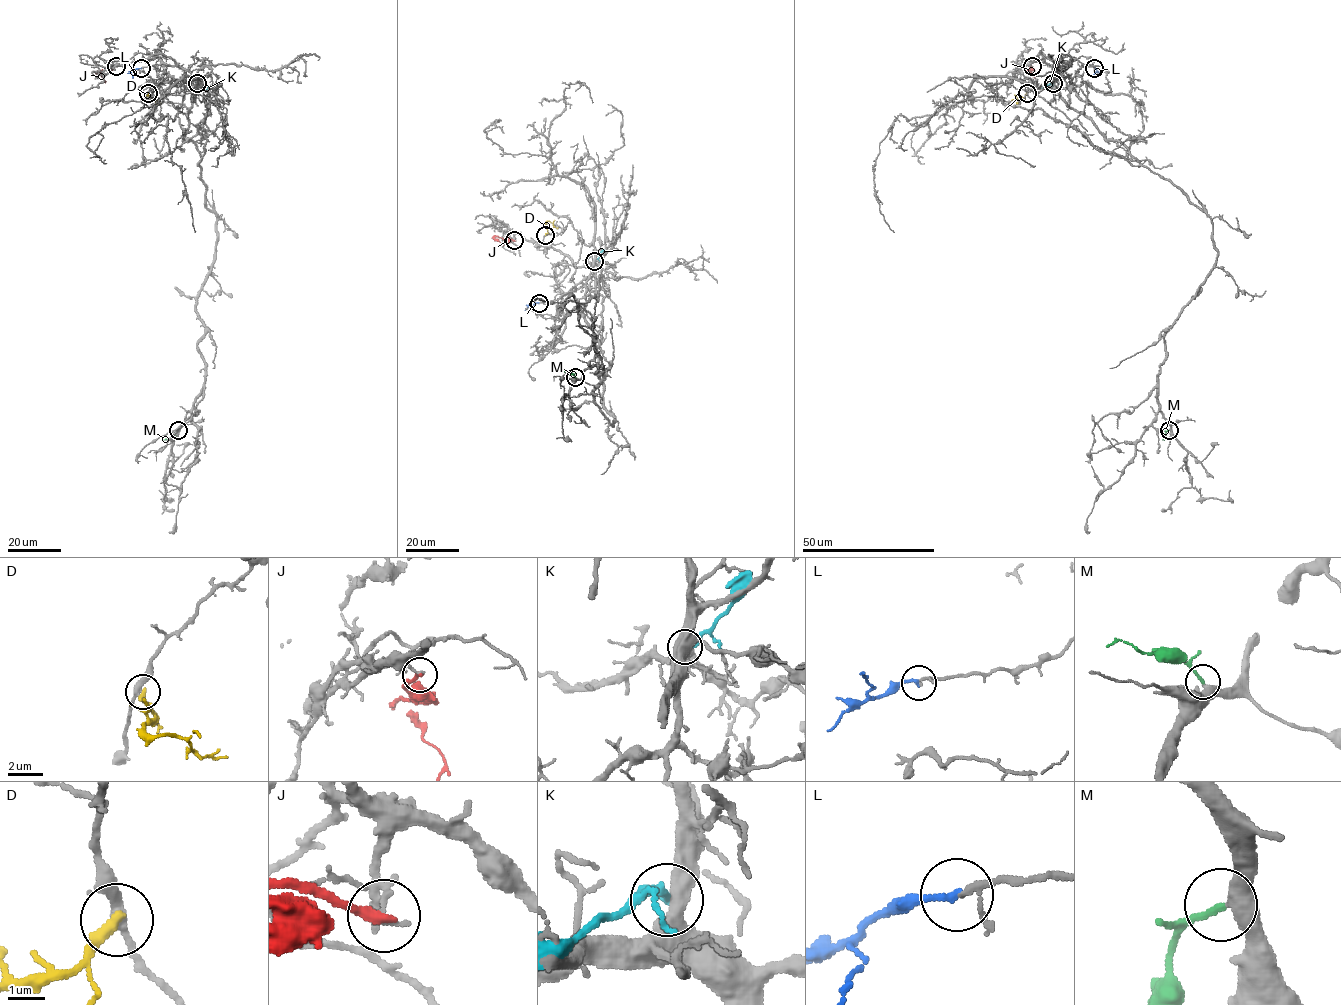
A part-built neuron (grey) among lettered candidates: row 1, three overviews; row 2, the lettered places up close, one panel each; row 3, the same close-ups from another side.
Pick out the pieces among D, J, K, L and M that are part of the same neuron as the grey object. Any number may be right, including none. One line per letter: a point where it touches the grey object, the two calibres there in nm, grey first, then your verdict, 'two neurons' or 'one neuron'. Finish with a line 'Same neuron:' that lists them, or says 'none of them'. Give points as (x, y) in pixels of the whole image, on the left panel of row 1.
D: (148, 93) | 320/320 nm | two neurons
J: (116, 66) | 130/280 nm | two neurons
K: (197, 83) | 460/200 nm | two neurons
L: (141, 68) | 120/190 nm | one neuron
M: (178, 430) | 380/180 nm | one neuron
Same neuron: L, M

